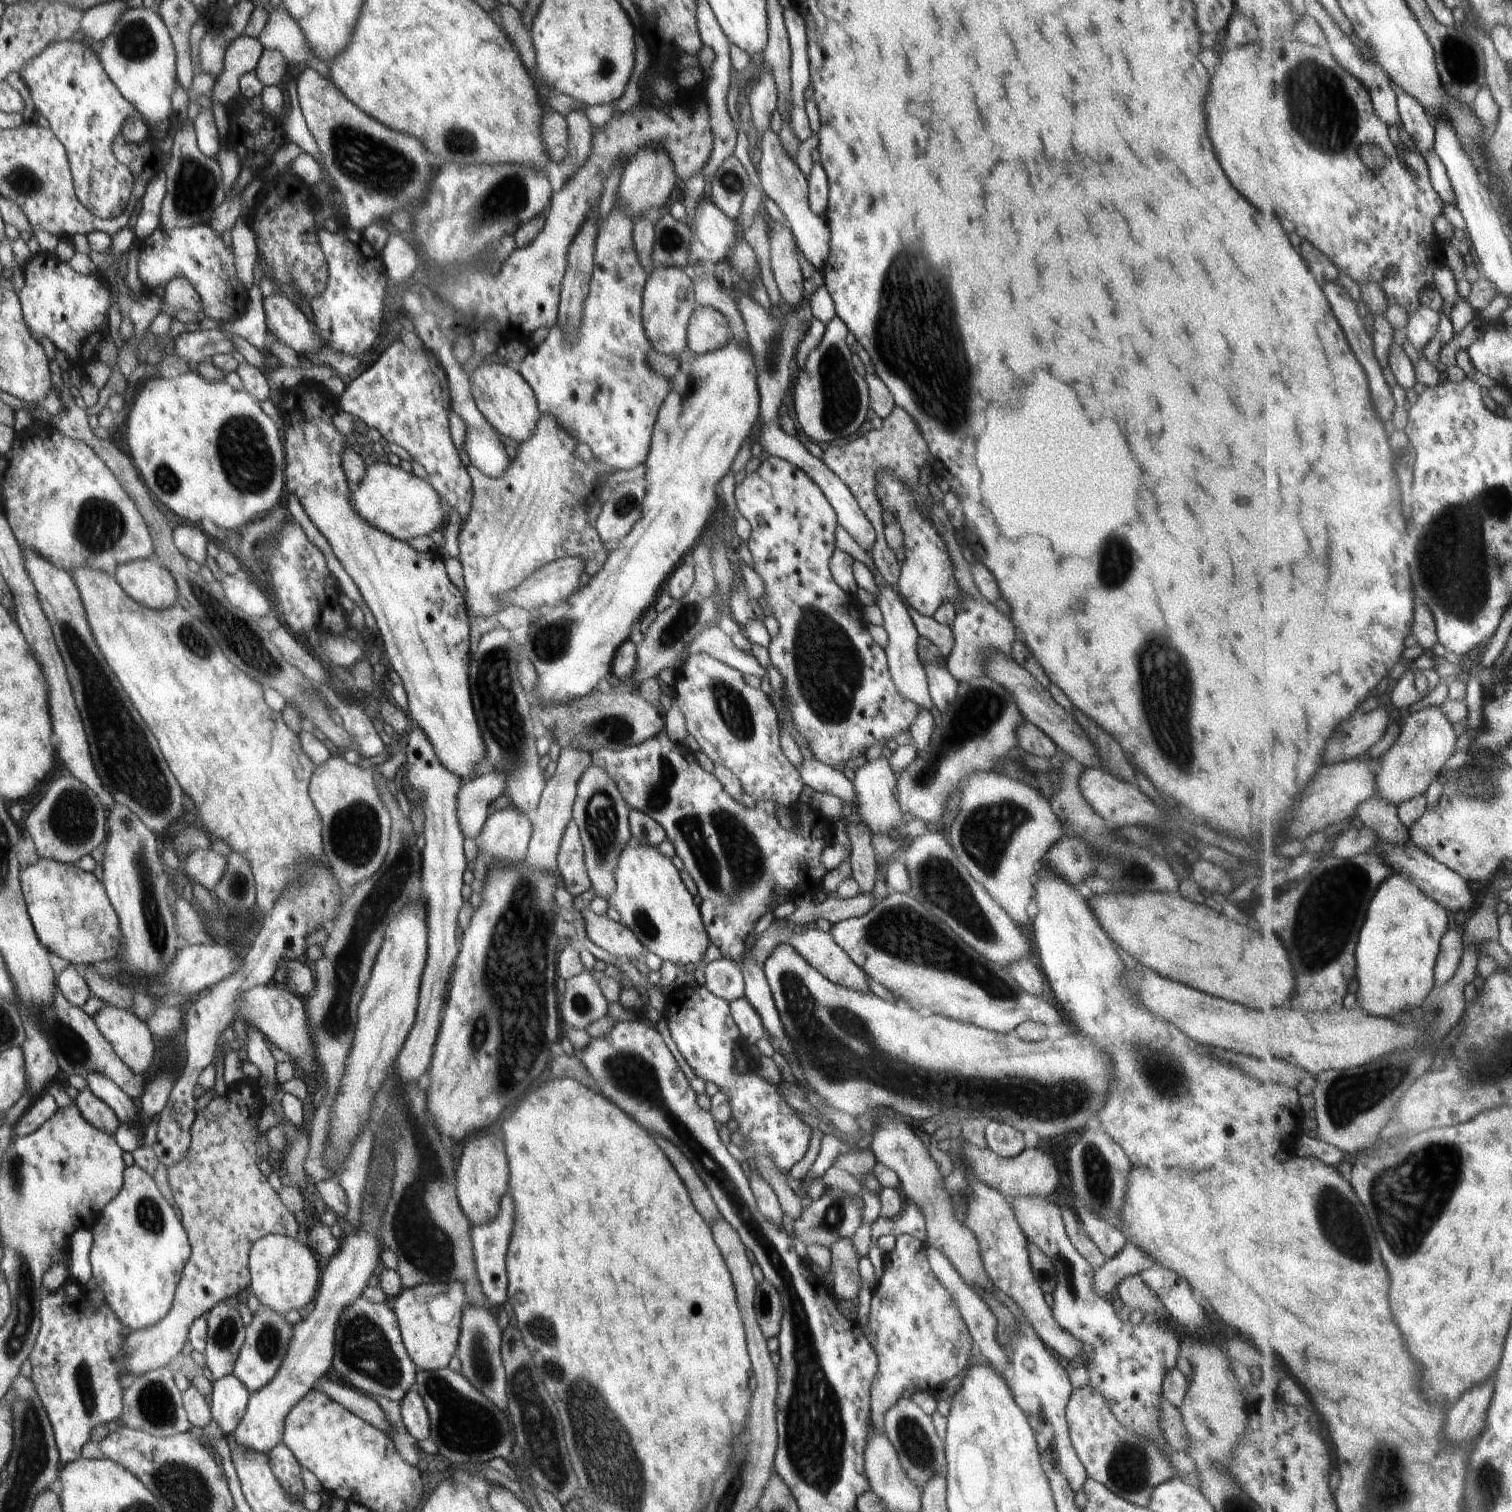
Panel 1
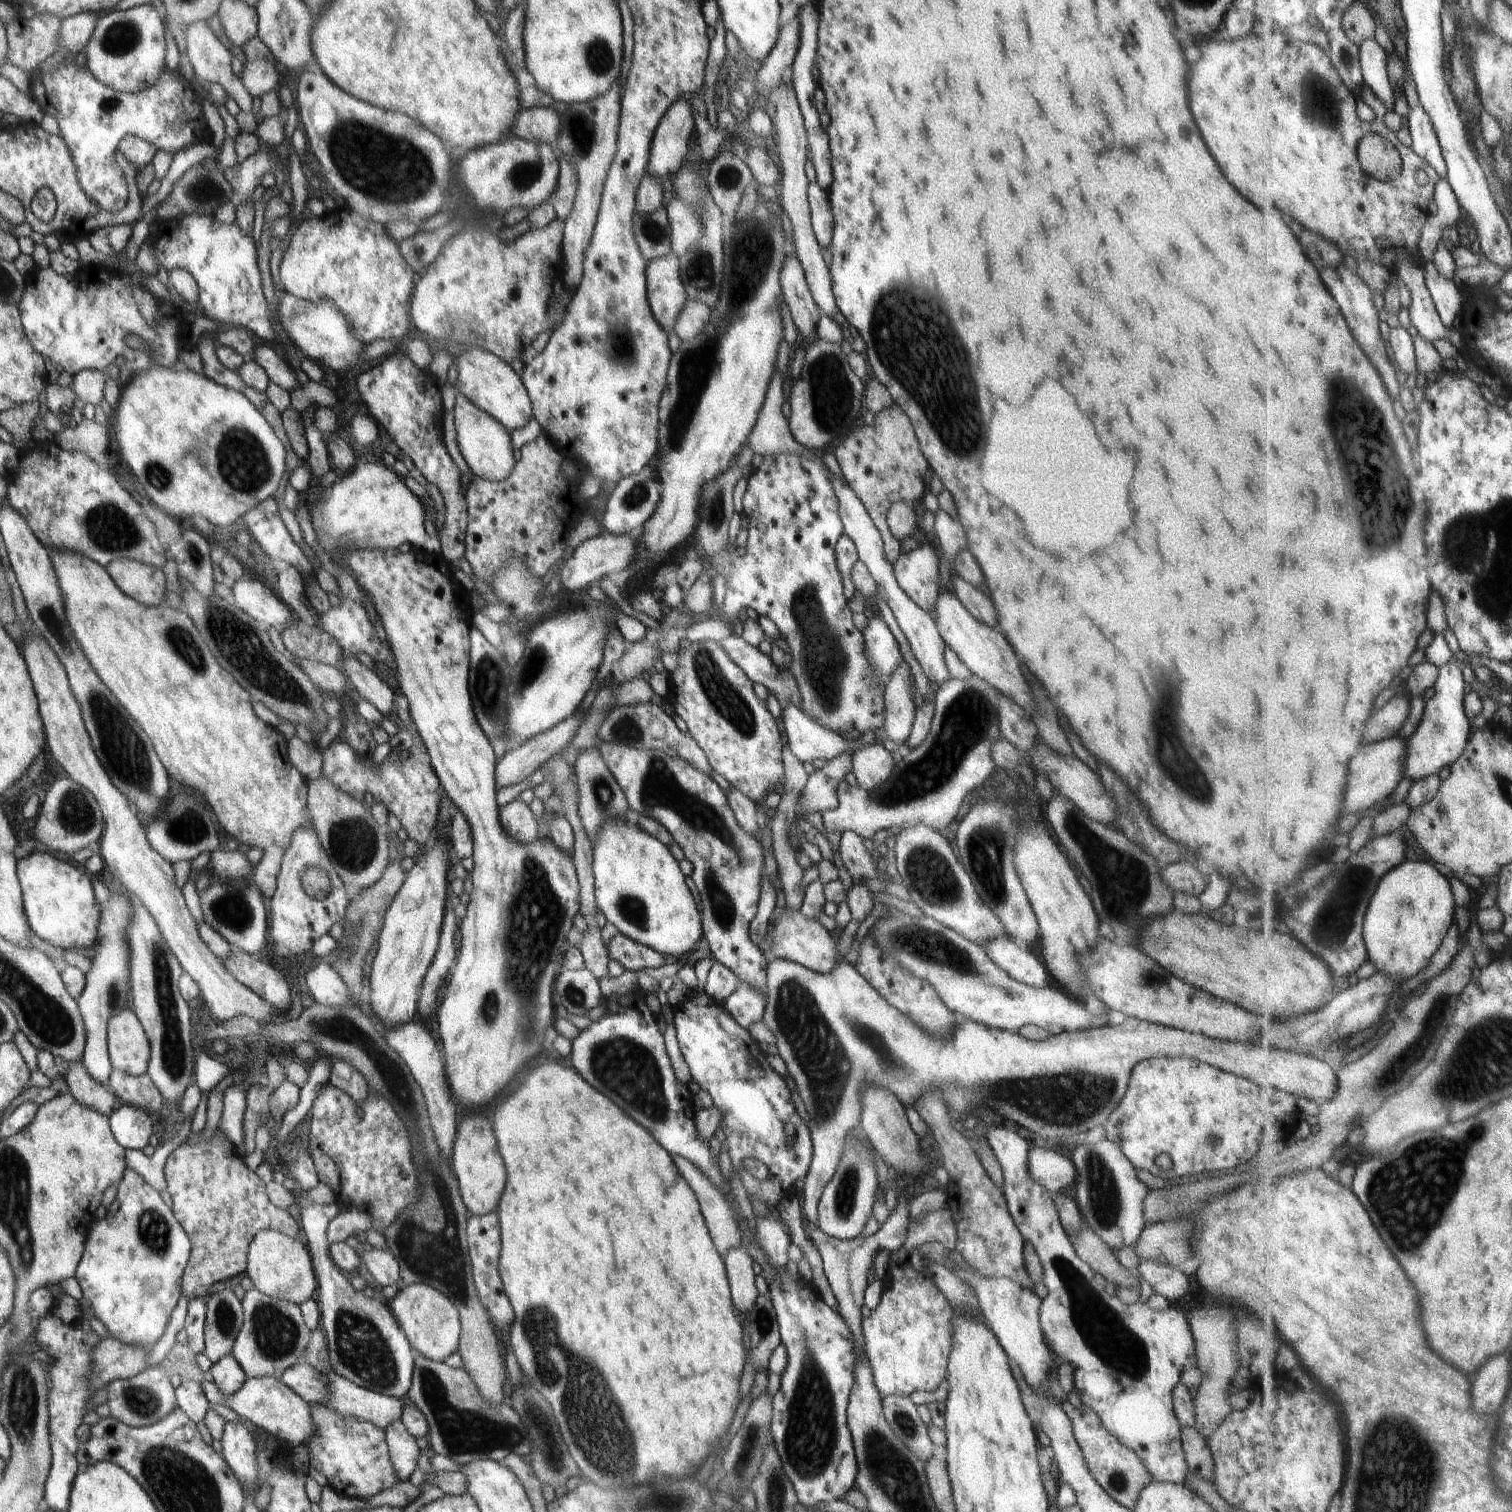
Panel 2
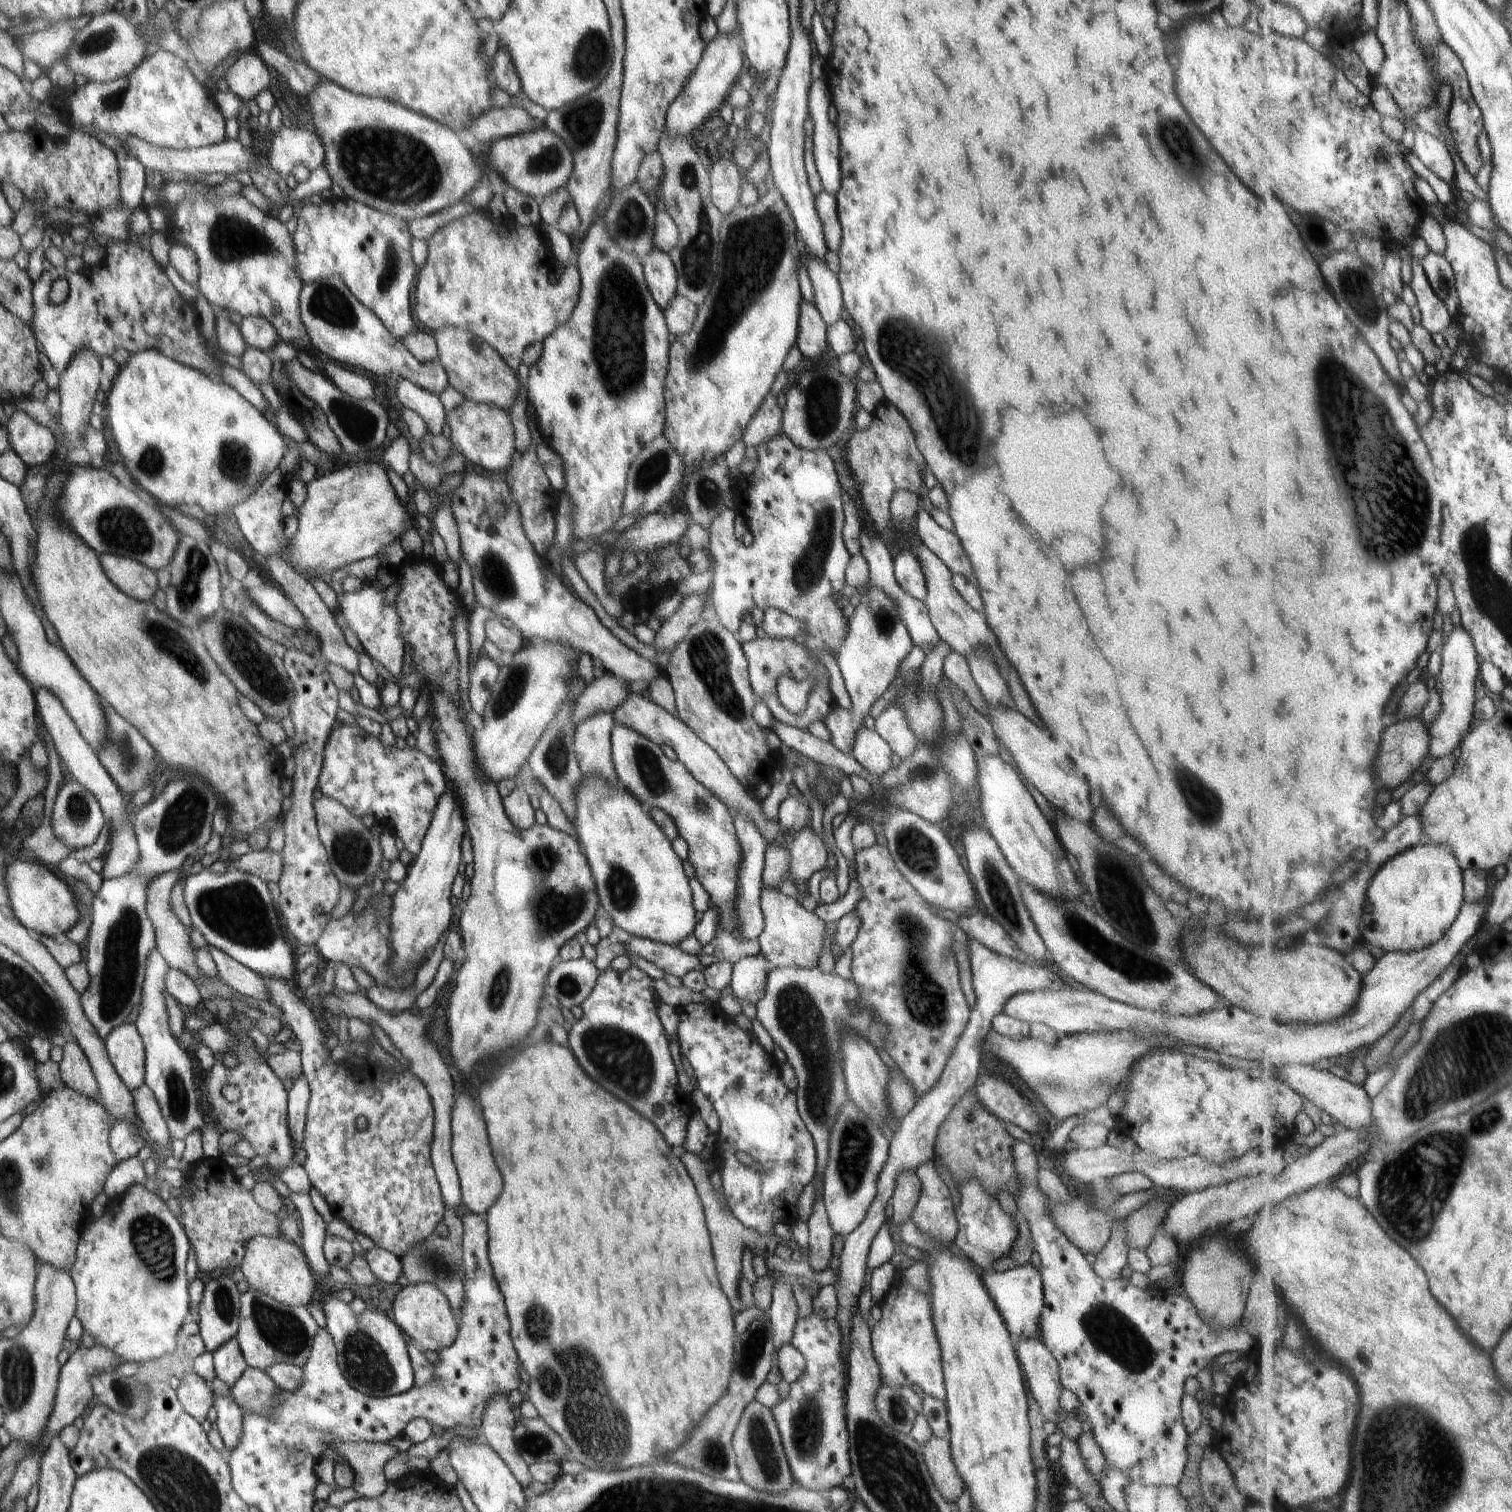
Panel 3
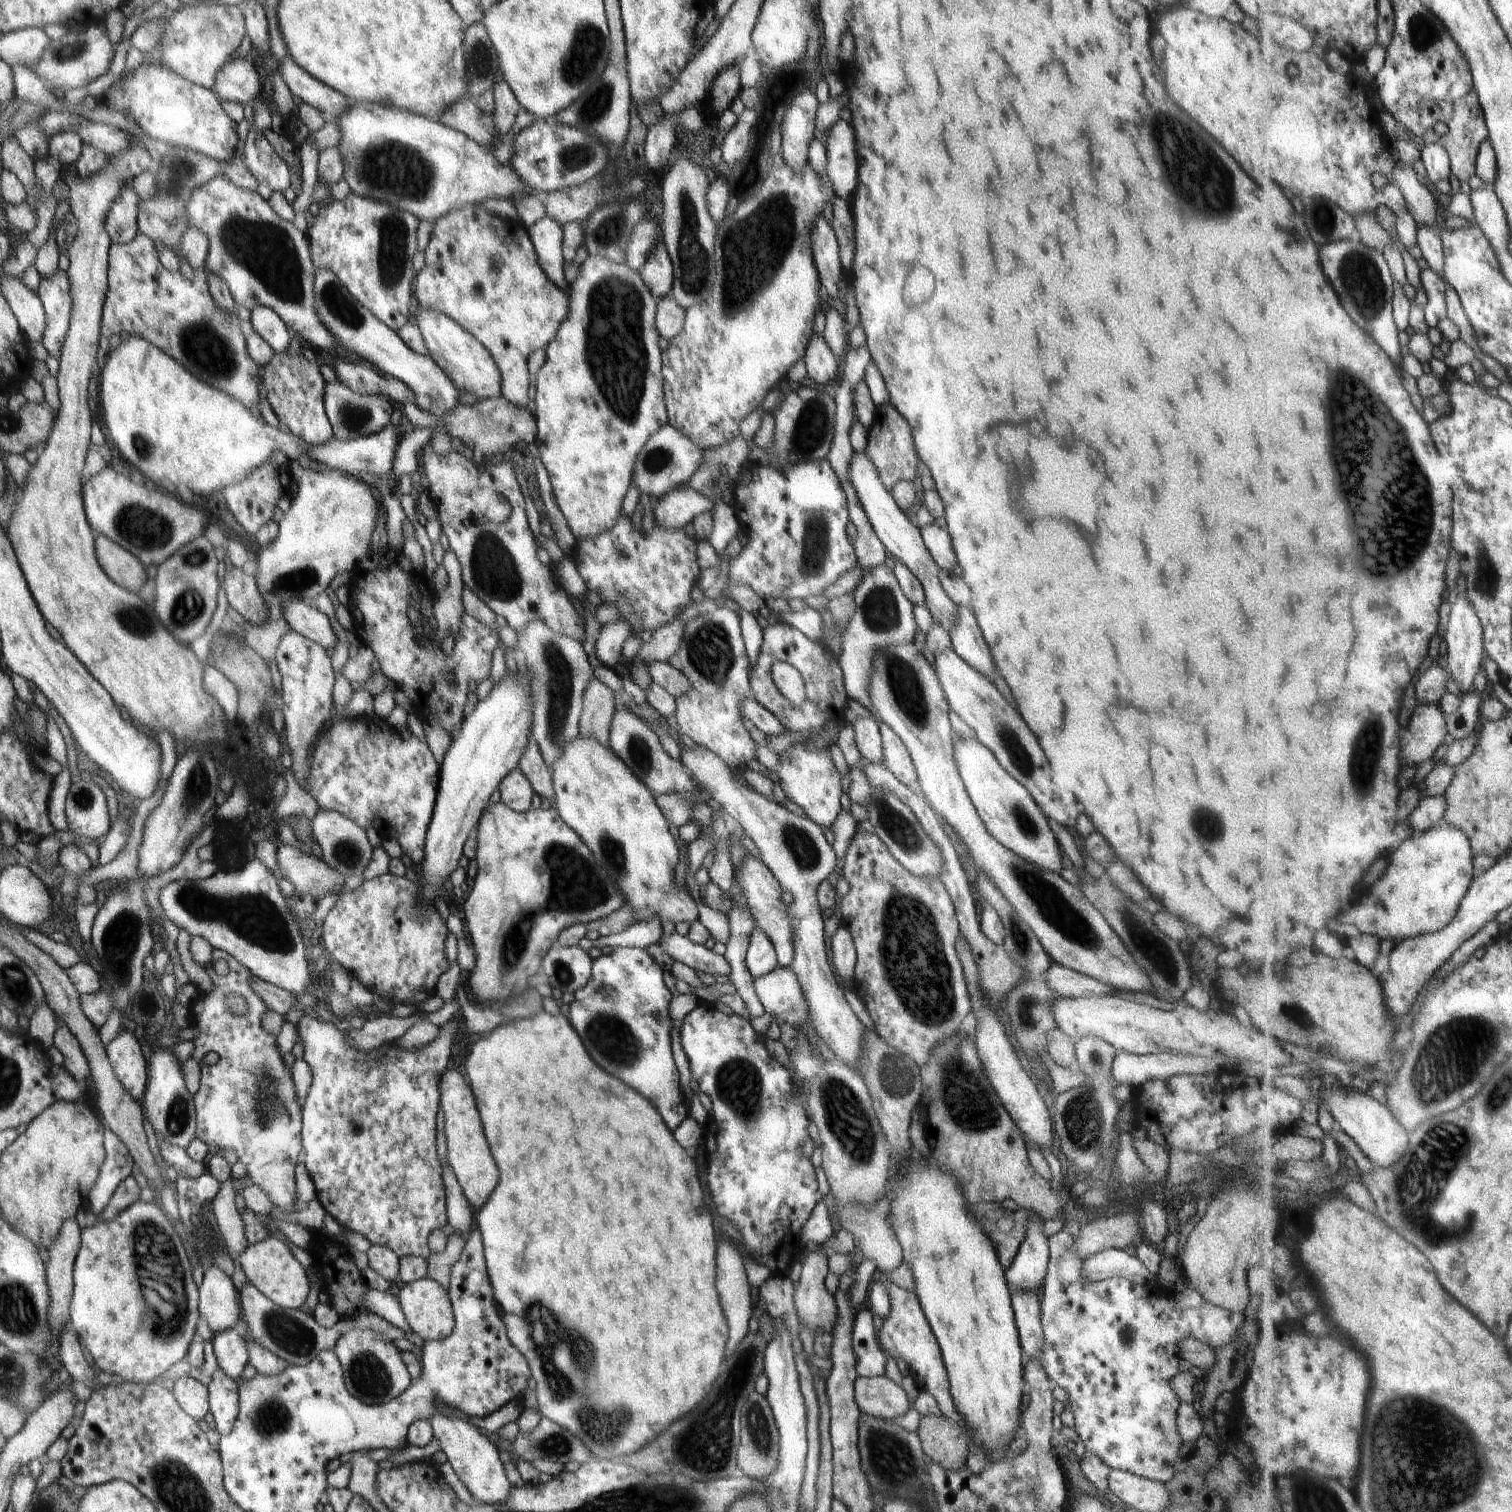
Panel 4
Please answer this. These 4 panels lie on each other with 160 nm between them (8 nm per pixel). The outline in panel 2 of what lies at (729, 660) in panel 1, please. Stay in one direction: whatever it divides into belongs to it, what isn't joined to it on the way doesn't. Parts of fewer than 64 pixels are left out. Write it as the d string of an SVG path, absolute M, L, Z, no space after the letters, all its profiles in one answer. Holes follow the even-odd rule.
M732 634L717 643L753 683L762 684L776 696L782 709L794 705L801 710L801 694L788 667L779 669L770 655L763 654L740 635Z

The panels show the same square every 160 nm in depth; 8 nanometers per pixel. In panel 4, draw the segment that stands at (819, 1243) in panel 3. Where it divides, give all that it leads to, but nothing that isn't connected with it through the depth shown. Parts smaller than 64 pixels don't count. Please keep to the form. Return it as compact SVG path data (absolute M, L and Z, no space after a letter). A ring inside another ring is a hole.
M823 1248L806 1254L802 1260L802 1273L798 1282L794 1284L794 1304L798 1314L799 1322L804 1322L806 1328L816 1333L816 1328L823 1328L831 1333L837 1315L835 1298L828 1293L825 1287L825 1278L829 1273L829 1264Z

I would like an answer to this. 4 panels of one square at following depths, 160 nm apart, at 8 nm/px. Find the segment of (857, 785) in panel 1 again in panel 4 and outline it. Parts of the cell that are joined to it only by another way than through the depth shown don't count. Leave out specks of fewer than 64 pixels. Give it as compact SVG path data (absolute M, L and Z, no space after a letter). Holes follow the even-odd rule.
M858 717L852 723L856 748L862 758L875 765L883 765L883 740L879 726L872 717Z

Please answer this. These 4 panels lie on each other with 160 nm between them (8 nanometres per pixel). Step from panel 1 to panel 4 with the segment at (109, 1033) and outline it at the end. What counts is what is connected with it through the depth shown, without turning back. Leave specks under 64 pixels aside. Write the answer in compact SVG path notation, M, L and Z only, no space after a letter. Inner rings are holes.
M125 1025L105 1050L120 1084L139 1102L142 1101L149 1081L147 1053L140 1049L141 1043L132 1027Z

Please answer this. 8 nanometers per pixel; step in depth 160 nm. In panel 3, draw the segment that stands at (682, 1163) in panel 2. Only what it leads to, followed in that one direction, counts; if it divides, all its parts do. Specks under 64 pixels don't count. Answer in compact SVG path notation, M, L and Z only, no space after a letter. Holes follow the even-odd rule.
M684 1153L679 1157L684 1163L688 1174L696 1187L698 1196L700 1197L704 1212L707 1229L711 1238L711 1247L714 1252L715 1265L717 1268L717 1275L719 1283L721 1284L724 1294L728 1297L734 1313L742 1311L742 1305L739 1299L737 1286L739 1285L739 1278L742 1277L741 1260L745 1248L754 1248L756 1245L762 1245L764 1248L772 1248L781 1244L790 1247L794 1253L800 1252L799 1245L795 1241L794 1235L790 1236L789 1240L783 1240L777 1235L761 1235L755 1230L746 1228L732 1213L727 1205L727 1200L723 1195L723 1191L717 1191L710 1183L709 1172L706 1169L707 1164L692 1153Z

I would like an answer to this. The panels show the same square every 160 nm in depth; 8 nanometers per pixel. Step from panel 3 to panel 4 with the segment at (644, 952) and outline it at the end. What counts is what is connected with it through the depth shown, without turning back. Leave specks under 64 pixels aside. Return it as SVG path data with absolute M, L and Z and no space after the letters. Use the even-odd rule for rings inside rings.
M676 932L663 934L657 943L673 961L683 962L695 971L727 977L731 973L730 965L722 955L714 953L704 945L690 942L687 936L683 937Z

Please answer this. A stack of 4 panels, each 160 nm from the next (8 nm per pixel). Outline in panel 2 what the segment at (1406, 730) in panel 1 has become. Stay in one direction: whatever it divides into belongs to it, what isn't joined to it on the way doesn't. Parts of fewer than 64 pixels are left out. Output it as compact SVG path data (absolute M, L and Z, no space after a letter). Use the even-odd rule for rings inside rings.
M1452 660L1441 668L1439 681L1435 686L1435 697L1427 704L1416 734L1407 741L1406 775L1414 781L1440 774L1446 766L1452 767L1471 744L1471 738L1478 724L1467 713L1468 692L1470 692L1469 685L1460 666L1456 666Z

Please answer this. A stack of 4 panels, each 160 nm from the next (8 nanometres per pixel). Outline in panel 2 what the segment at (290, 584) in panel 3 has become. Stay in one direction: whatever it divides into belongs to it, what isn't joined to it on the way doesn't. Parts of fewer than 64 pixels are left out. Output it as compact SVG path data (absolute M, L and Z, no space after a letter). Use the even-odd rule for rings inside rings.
M344 653L344 672L350 683L358 690L358 694L373 704L385 717L394 709L393 690L389 681L366 667L357 658L347 657Z

